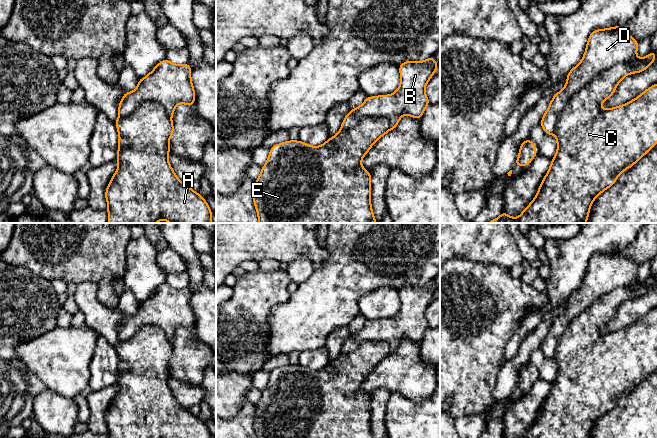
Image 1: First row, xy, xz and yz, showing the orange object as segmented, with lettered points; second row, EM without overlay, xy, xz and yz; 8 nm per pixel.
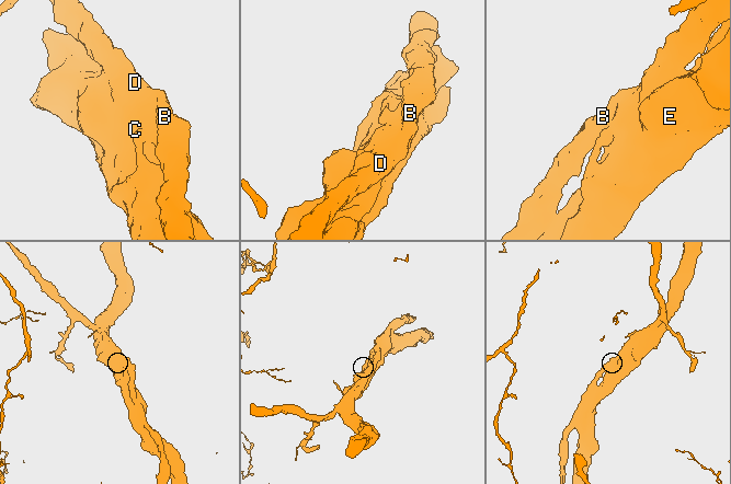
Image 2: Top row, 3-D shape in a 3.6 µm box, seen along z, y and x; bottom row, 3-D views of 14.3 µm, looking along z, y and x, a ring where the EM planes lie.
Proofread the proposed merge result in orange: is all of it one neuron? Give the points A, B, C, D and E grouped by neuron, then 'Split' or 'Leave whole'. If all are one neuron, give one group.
Groups: A C E / B D. Split

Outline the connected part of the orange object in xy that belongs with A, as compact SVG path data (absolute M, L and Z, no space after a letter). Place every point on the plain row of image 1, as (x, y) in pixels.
M154 326L142 327L131 339L119 341L115 349L119 357L116 382L119 390L105 416L108 438L212 438L205 422L182 407L170 390L169 364L174 351L163 330Z

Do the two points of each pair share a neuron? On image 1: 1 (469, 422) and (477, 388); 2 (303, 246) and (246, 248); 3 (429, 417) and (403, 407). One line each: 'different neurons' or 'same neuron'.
1: different neurons
2: same neuron
3: same neuron

